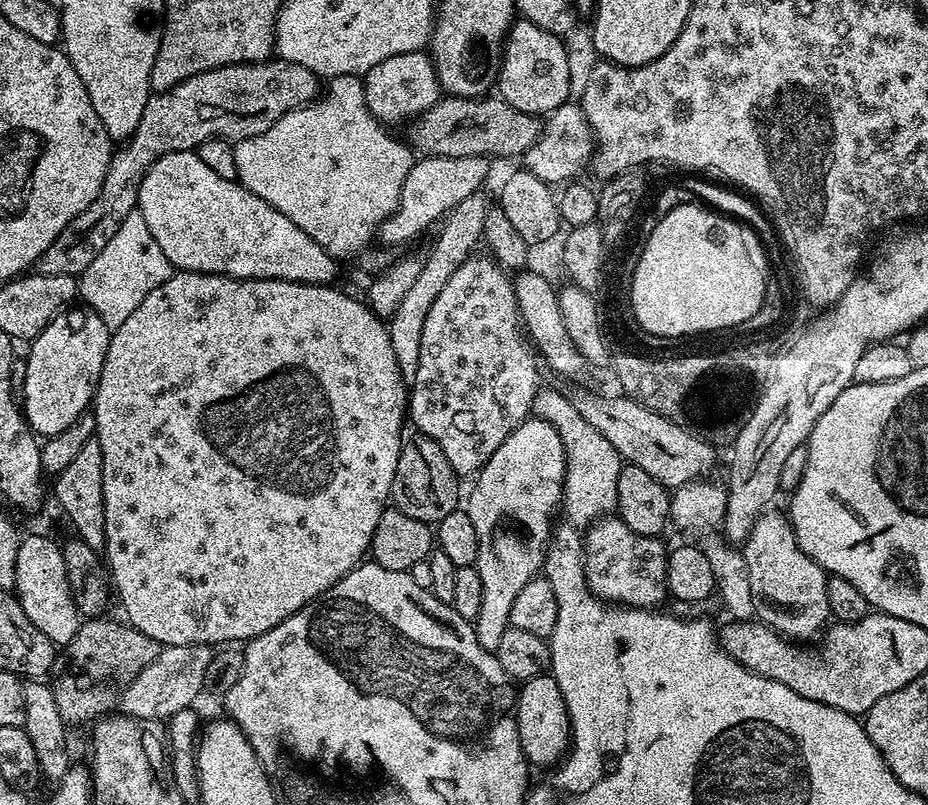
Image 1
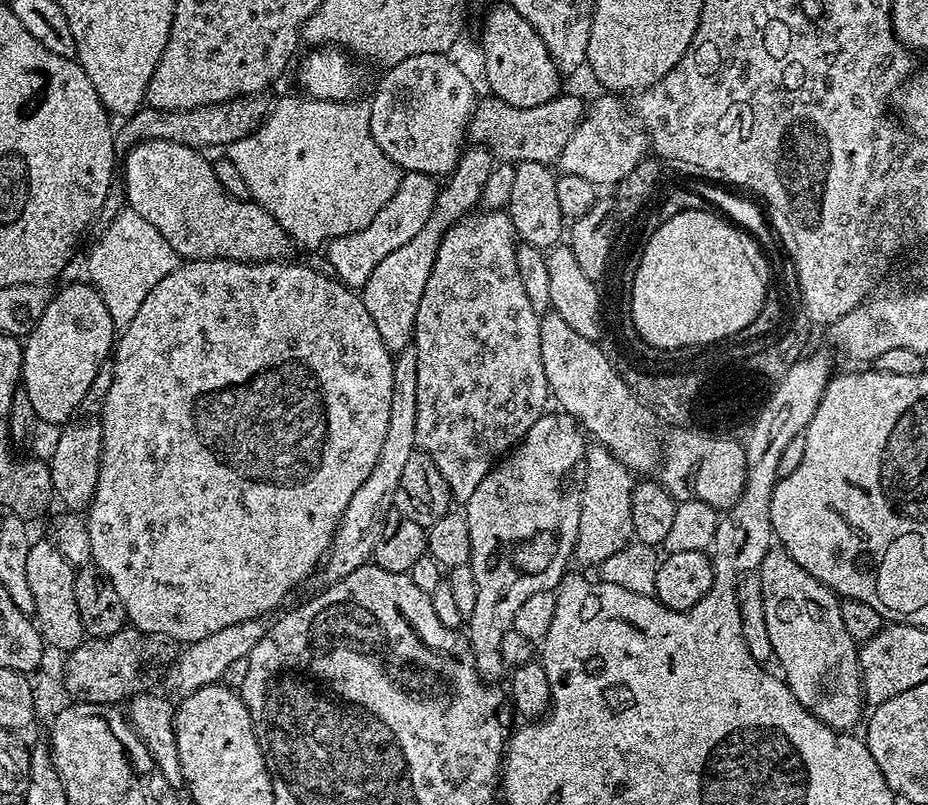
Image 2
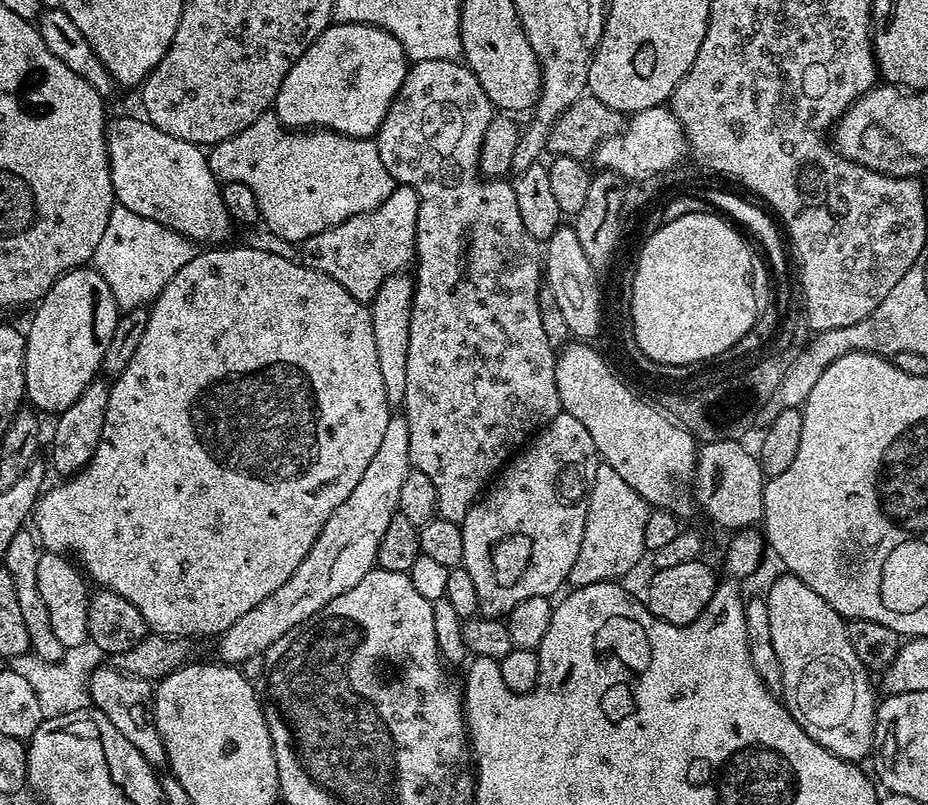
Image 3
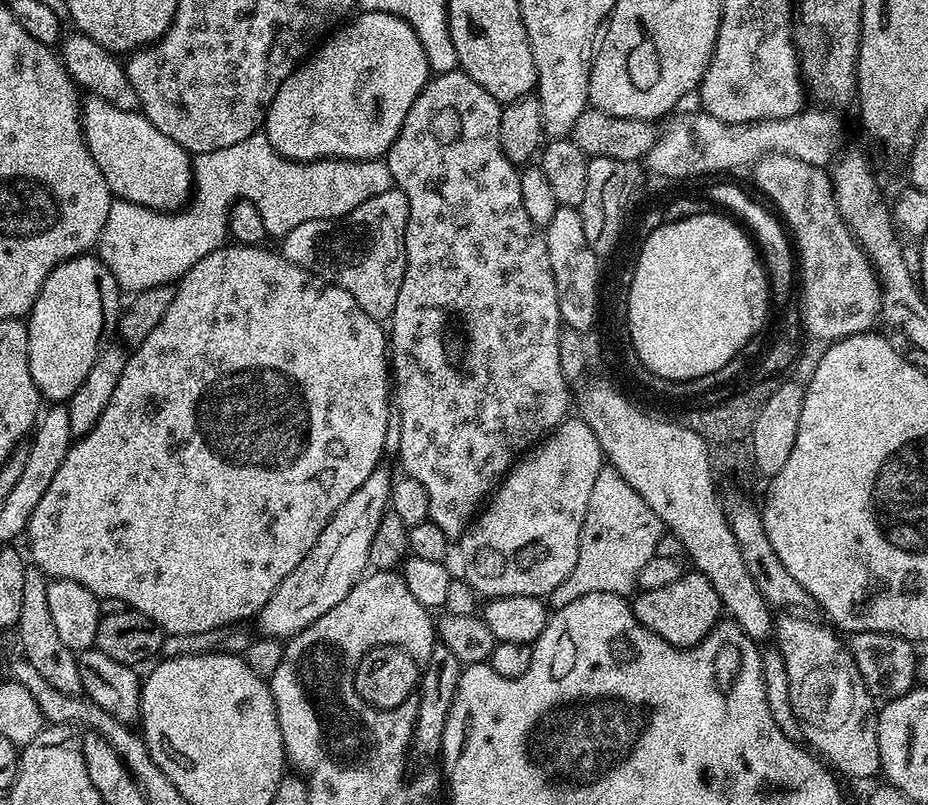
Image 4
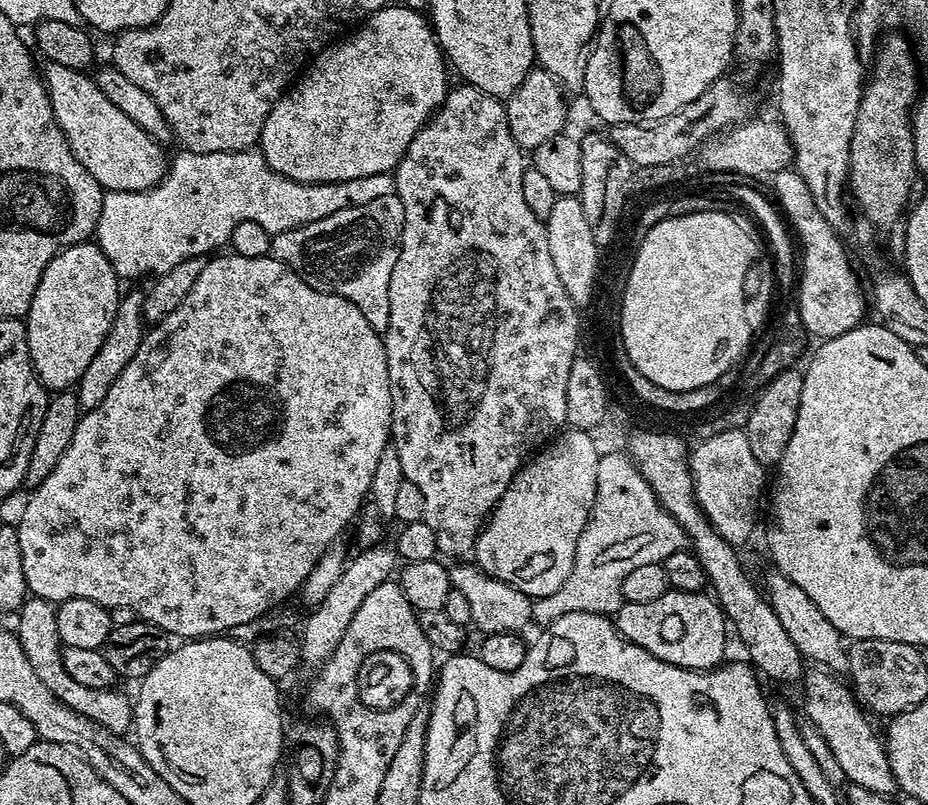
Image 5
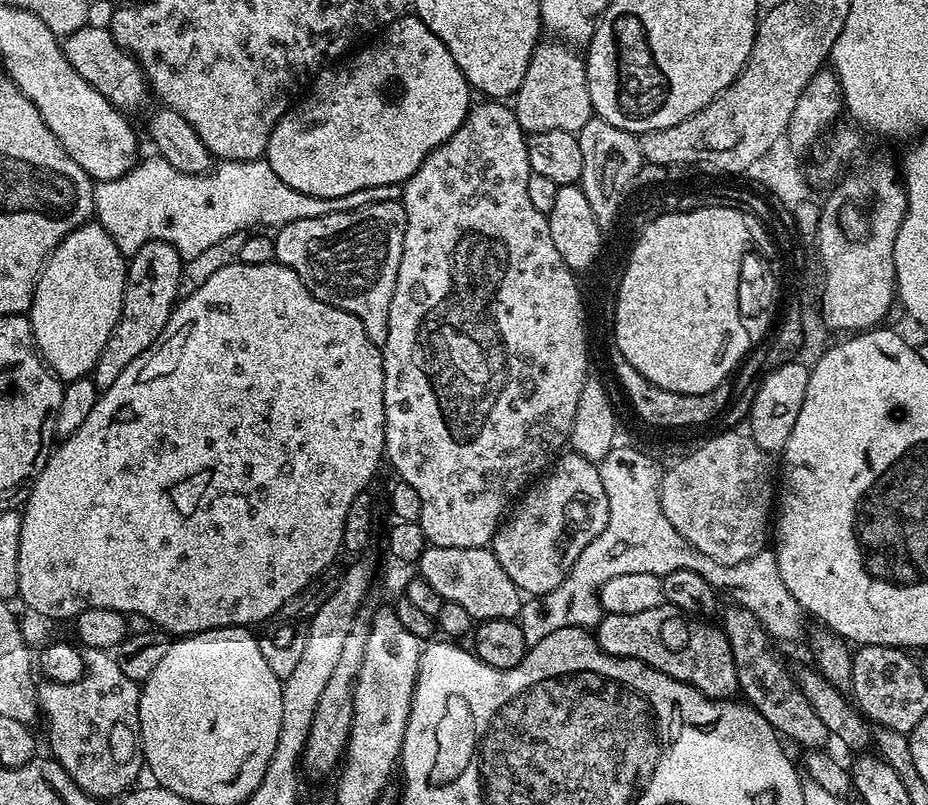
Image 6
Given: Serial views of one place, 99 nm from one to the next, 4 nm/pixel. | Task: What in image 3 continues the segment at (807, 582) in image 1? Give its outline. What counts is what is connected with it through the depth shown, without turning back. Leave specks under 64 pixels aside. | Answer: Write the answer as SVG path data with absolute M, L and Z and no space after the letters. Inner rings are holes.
M783 574L768 588L770 635L782 665L782 703L789 714L830 754L849 762L863 761L876 739L878 696L872 693L870 673L854 654L843 616L839 616L806 582Z

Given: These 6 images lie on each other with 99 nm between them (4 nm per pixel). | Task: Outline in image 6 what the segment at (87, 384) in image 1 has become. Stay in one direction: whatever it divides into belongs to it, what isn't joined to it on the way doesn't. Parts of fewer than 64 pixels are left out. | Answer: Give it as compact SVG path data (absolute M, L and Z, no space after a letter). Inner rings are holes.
M98 222L74 229L52 251L32 296L32 337L44 361L61 381L91 373L122 314L126 258Z

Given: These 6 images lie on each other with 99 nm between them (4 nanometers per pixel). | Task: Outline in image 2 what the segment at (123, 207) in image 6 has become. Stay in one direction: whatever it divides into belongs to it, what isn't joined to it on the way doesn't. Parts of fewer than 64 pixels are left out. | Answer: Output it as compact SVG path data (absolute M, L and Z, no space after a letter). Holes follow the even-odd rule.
M307 94L299 95L284 96L276 105L273 103L270 115L259 128L253 130L246 138L238 138L233 144L227 145L226 159L234 162L235 168L242 174L248 187L249 197L275 218L278 226L282 226L282 230L286 230L286 234L292 241L299 247L301 244L304 248L323 249L328 241L338 238L342 234L354 234L358 230L362 230L362 226L370 226L370 222L374 222L374 214L378 214L378 210L382 210L382 206L386 206L386 202L390 202L390 198L394 198L394 190L398 190L400 185L402 169L394 162L390 162L390 158L386 158L386 154L382 154L378 142L374 142L374 138L370 134L369 105L367 103L356 104L357 102L347 100L313 100ZM125 207L116 213L113 220L107 221L100 241L92 248L88 256L88 276L93 288L106 302L106 310L110 310L110 318L117 329L123 330L134 314L142 306L146 294L166 278L166 274L174 271L178 263L176 251L138 214L133 208Z

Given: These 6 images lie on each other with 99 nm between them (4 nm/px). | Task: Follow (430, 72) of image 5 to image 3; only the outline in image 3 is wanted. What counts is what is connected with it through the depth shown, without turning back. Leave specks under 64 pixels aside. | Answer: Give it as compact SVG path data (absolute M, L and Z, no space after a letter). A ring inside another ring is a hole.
M329 24L282 78L274 111L285 128L375 137L410 67L402 42L369 24Z

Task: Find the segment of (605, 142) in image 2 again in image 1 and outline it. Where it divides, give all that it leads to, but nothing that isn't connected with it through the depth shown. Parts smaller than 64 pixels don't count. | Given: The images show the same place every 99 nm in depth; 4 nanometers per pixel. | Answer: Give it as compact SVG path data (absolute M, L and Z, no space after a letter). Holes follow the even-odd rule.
M569 102L548 113L540 129L538 142L534 142L534 146L530 146L530 150L524 153L522 163L527 171L542 178L542 182L564 186L575 181L579 177L576 175L591 165L593 151L592 127L588 125L584 109L579 103Z

